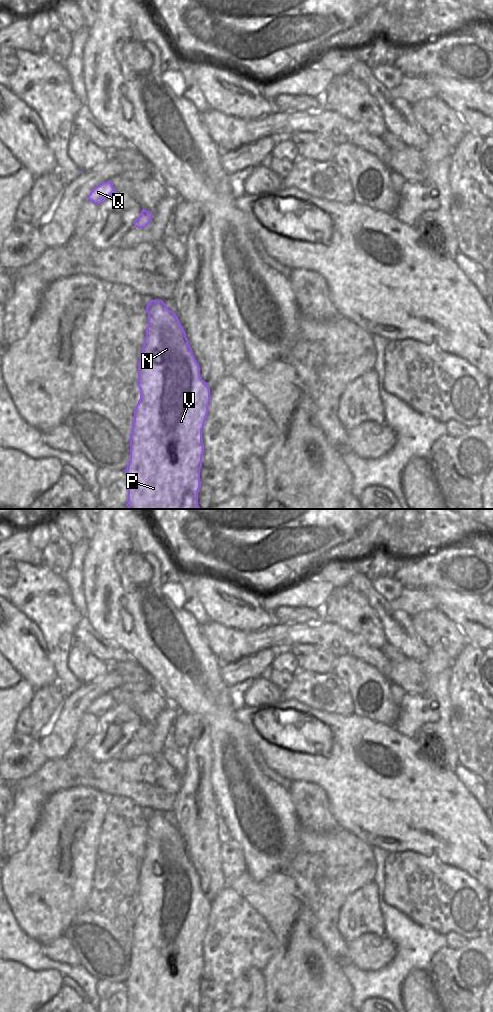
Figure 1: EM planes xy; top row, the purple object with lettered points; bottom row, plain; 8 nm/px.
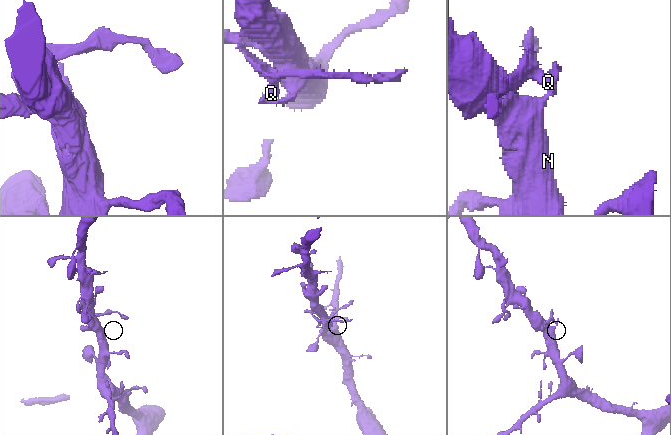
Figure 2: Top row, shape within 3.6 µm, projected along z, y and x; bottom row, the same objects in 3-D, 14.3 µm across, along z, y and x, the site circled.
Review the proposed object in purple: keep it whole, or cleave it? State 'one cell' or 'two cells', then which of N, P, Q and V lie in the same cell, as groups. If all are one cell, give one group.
two cells; groups N P V / Q

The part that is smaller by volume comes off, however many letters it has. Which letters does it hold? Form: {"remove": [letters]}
{"remove": ["Q"]}

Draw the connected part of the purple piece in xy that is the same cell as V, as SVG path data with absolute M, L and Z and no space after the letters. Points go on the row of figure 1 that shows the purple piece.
M151 300L146 307L148 313L148 327L144 345L140 353L138 363L138 387L140 389L140 399L134 411L134 421L132 423L132 433L130 435L130 459L124 470L128 481L128 509L200 509L198 505L198 491L200 485L200 469L202 467L202 455L204 445L202 443L202 429L208 415L208 405L210 403L210 387L200 377L200 367L192 353L188 343L186 333L177 317L177 315L168 309L162 300Z

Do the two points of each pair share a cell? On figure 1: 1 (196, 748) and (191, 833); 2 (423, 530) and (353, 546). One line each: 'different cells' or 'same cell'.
1: same cell
2: same cell

